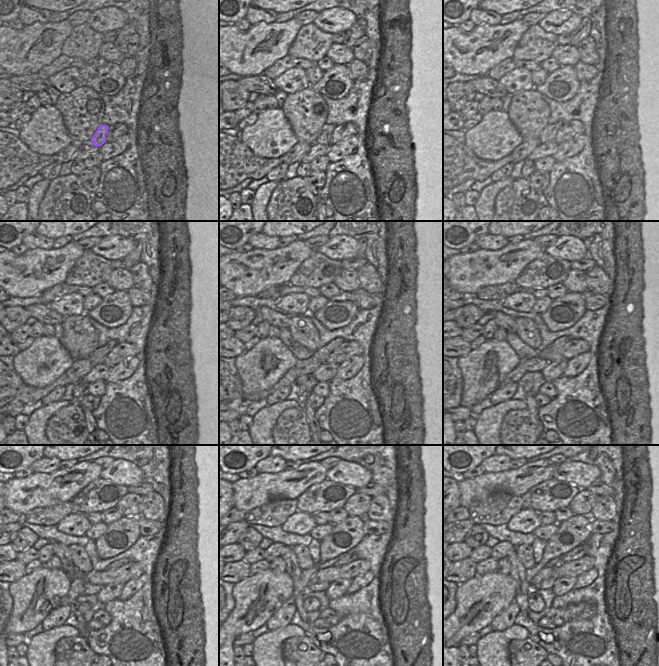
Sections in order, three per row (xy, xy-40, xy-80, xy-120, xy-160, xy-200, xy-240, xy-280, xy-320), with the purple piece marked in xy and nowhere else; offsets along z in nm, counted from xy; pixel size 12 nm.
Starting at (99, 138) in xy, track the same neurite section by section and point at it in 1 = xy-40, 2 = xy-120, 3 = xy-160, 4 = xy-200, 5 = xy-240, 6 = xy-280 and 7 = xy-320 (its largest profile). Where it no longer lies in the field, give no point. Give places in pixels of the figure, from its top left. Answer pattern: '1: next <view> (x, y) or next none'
1: next xy-40 (324, 137)
2: next xy-120 (98, 355)
3: next xy-160 (322, 354)
4: next xy-200 (561, 341)
5: next xy-240 (116, 564)
6: next xy-280 (350, 557)
7: next xy-320 (578, 552)

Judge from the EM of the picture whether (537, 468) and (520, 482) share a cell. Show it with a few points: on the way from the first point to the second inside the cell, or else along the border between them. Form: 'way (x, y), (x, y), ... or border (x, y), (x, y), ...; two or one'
way (533, 472), (524, 478); one

